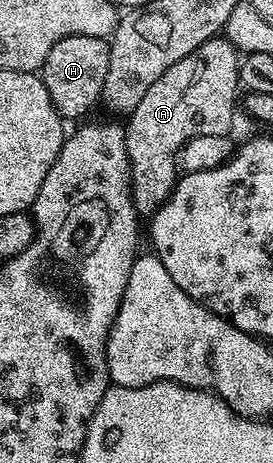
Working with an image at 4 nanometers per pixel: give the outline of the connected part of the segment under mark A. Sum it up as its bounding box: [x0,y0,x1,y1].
[125,38,240,218]

